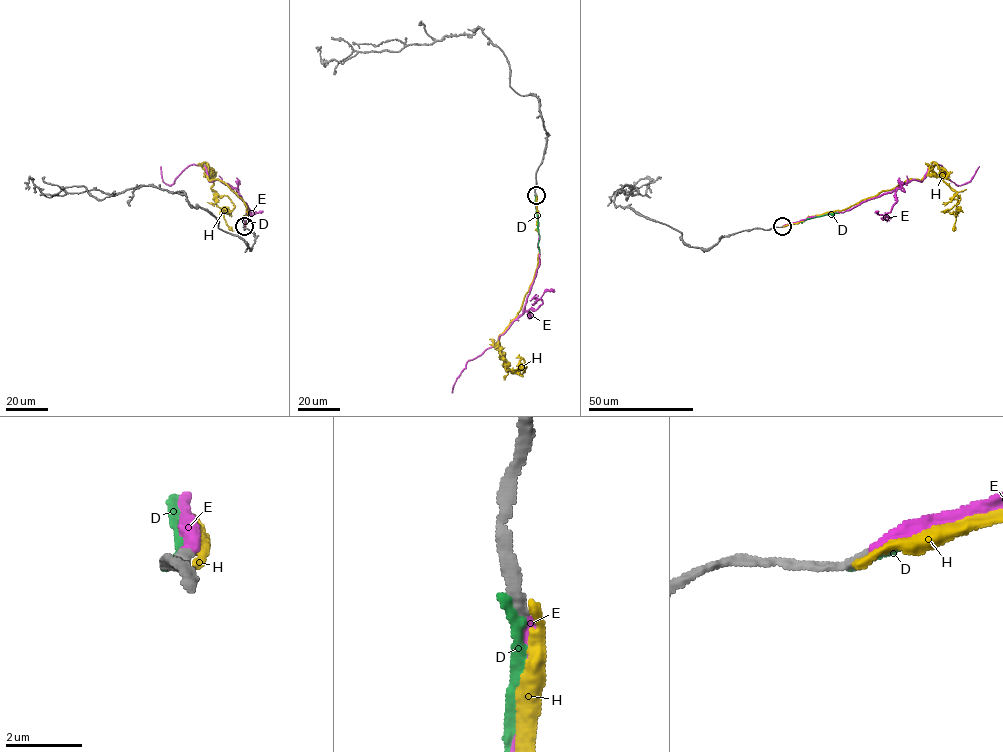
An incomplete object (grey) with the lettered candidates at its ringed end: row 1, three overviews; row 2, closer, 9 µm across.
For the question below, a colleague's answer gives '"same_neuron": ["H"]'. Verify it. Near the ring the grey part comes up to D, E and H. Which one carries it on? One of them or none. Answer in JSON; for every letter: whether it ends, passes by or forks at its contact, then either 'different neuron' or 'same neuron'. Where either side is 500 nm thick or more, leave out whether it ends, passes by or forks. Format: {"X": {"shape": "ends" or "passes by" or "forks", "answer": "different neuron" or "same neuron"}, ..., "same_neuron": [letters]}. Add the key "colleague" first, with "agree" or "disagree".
{"colleague": "disagree", "D": {"shape": "ends", "answer": "different neuron"}, "E": {"shape": "ends", "answer": "same neuron"}, "H": {"shape": "ends", "answer": "different neuron"}, "same_neuron": ["E"]}

